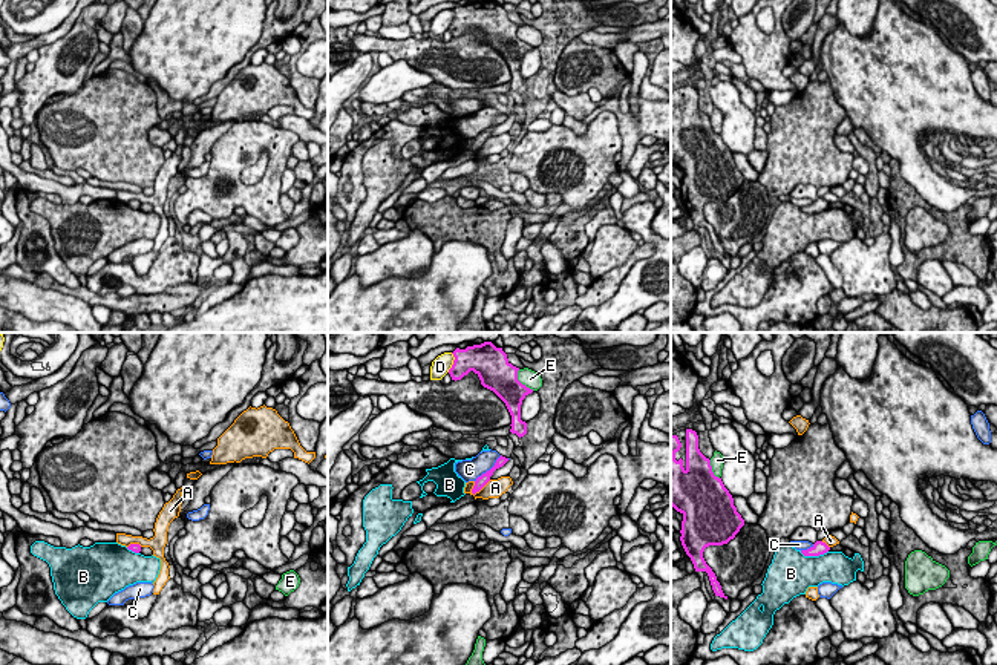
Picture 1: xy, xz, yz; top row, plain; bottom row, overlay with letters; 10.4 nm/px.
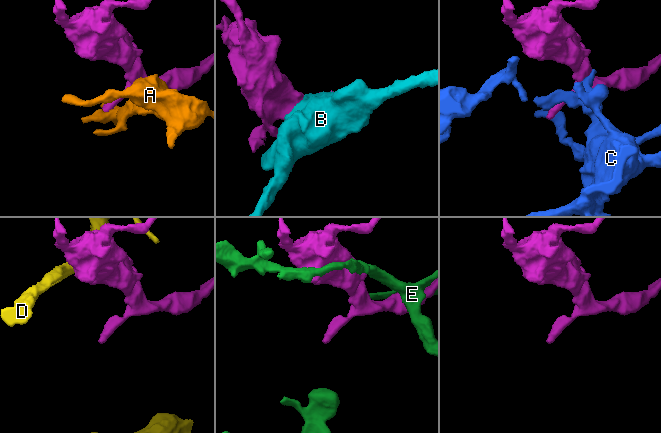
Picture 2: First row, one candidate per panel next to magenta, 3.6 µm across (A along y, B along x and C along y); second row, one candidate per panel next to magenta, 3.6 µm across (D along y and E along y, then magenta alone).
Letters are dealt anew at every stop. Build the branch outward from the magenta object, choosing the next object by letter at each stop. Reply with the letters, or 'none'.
none

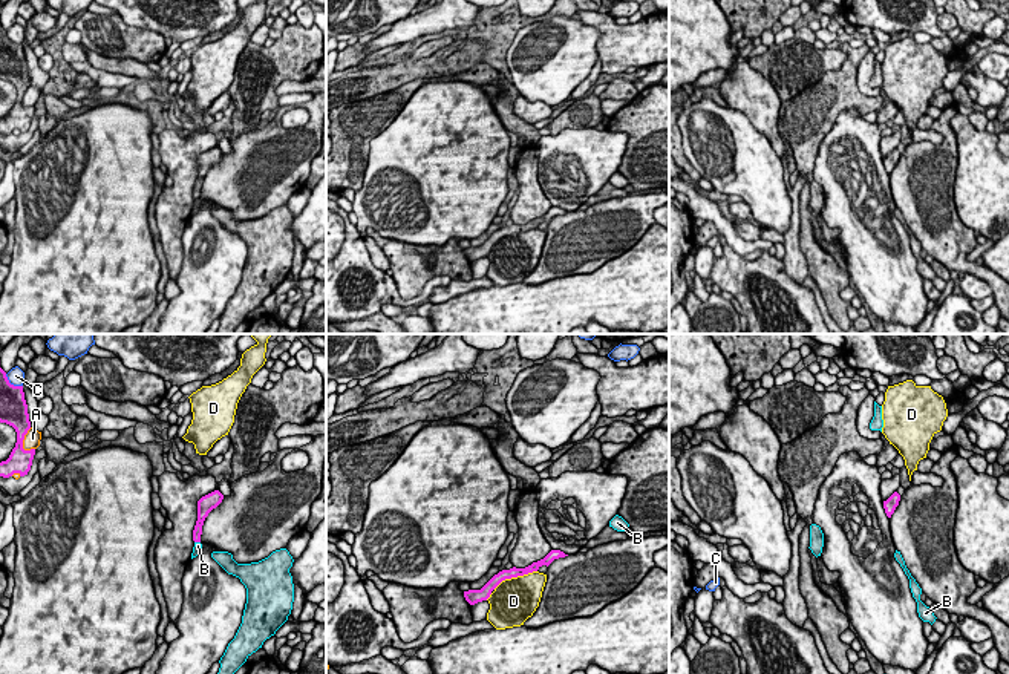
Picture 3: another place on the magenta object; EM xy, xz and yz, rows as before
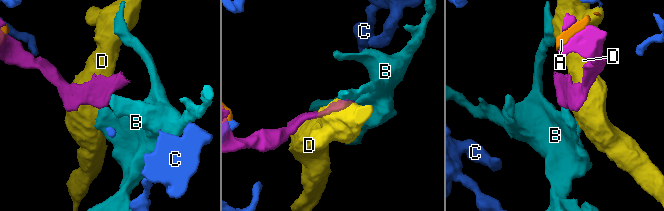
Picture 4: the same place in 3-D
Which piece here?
none

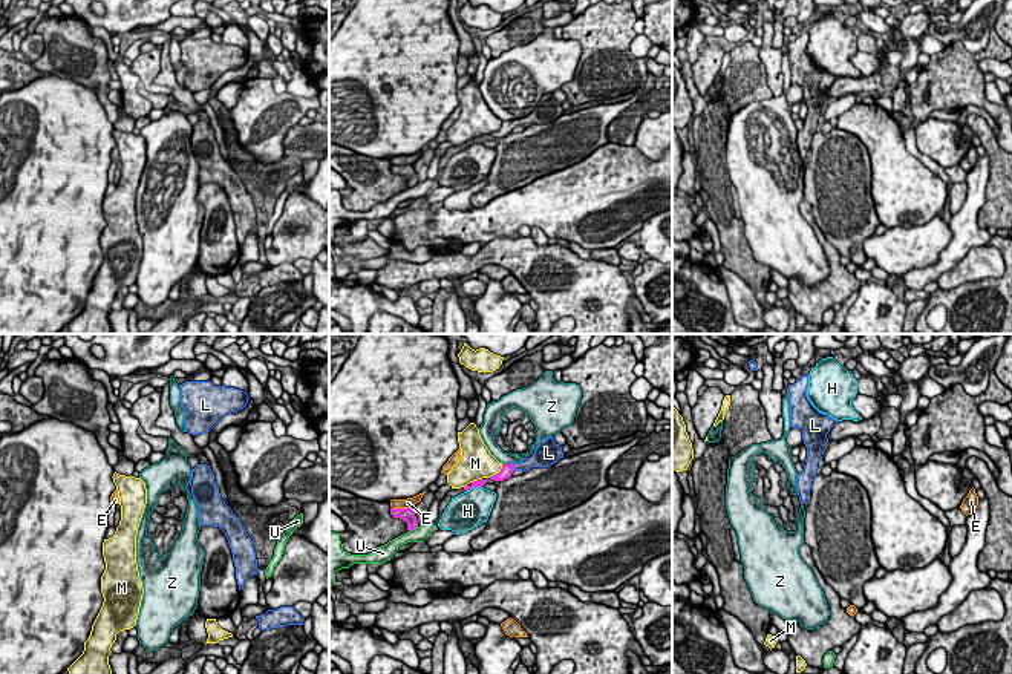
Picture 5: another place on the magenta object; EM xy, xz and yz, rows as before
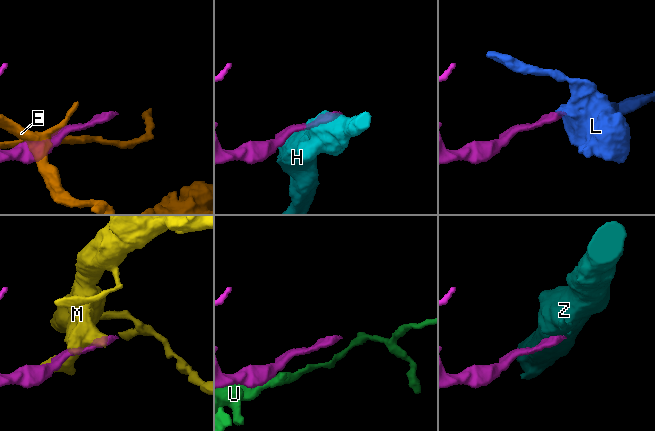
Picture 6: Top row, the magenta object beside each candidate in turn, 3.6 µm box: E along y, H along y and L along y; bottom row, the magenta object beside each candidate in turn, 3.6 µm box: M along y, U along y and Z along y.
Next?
L

